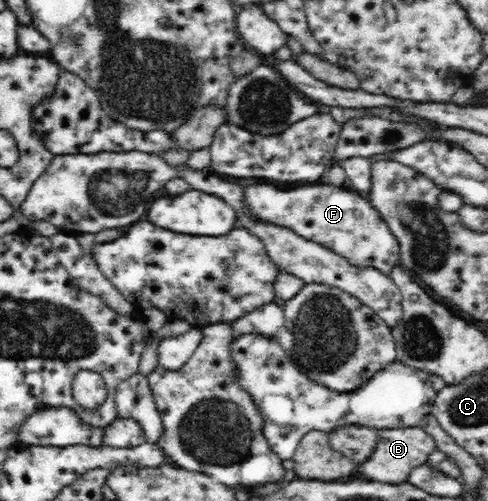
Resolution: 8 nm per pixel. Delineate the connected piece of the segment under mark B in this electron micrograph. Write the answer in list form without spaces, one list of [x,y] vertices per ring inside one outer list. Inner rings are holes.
[[[419,426],[378,430],[375,451],[368,459],[357,466],[357,472],[370,481],[379,483],[400,484],[407,482],[410,474],[420,464],[425,464],[427,456],[435,451],[435,440]]]

